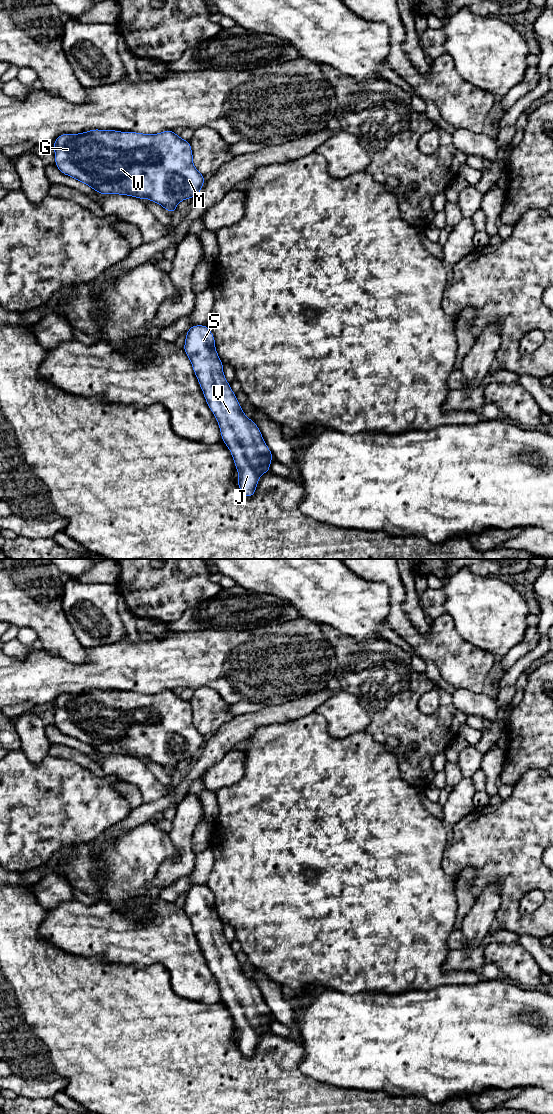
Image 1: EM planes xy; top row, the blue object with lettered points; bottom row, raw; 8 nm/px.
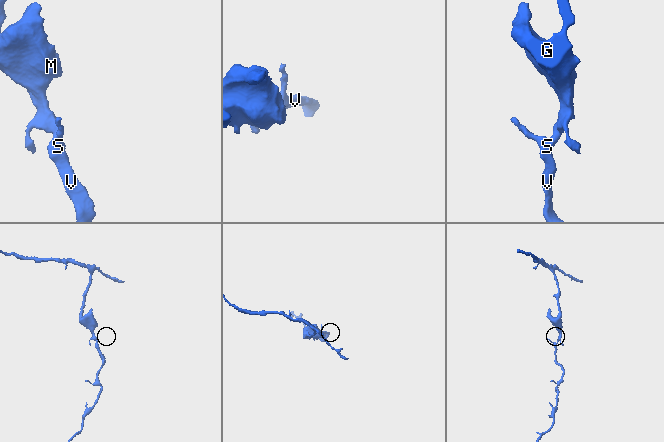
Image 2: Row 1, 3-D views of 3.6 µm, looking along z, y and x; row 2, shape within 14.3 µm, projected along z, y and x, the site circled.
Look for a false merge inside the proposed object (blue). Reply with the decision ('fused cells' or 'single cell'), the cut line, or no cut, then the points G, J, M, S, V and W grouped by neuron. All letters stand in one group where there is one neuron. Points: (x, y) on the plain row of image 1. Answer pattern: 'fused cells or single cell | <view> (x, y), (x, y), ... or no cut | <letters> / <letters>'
single cell | no cut | G J M S V W

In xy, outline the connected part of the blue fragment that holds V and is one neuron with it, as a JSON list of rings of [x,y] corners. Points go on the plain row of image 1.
[[[193,885],[190,886],[189,890],[186,892],[185,904],[183,909],[192,924],[193,931],[197,937],[198,943],[203,951],[206,963],[212,973],[214,974],[221,993],[222,1001],[229,1008],[230,1013],[233,1017],[235,1028],[238,1031],[238,1047],[241,1053],[245,1057],[253,1057],[256,1051],[257,1044],[259,1042],[259,1037],[270,1031],[270,1022],[273,1020],[273,1014],[268,1008],[267,1004],[264,1002],[262,993],[258,988],[254,980],[250,980],[243,972],[236,955],[226,940],[223,932],[223,922],[215,908],[215,897],[207,885]]]

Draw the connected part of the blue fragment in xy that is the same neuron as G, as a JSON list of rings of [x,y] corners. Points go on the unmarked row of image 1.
[[[92,689],[78,694],[61,694],[53,702],[55,726],[61,733],[72,737],[97,751],[101,755],[126,755],[148,760],[161,765],[173,774],[182,760],[196,757],[205,742],[193,724],[193,712],[188,700],[176,695],[173,690],[157,694],[121,692],[118,690]]]

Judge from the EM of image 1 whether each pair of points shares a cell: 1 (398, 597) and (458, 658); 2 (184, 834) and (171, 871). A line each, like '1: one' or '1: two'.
1: one
2: one

